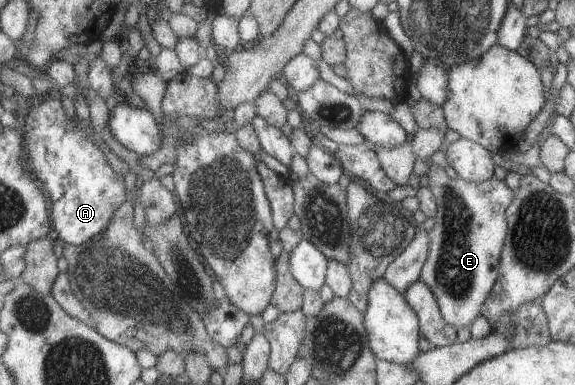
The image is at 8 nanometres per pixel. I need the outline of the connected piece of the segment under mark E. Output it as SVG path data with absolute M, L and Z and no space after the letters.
M434 163L428 166L422 180L432 192L437 212L434 217L435 224L427 232L429 250L419 278L434 294L442 319L446 323L455 328L470 327L474 318L479 315L485 295L498 277L499 253L507 232L505 209L512 201L513 191L504 184L504 180L498 180L494 176L481 182L467 182L458 177L450 178L444 172L444 168Z

